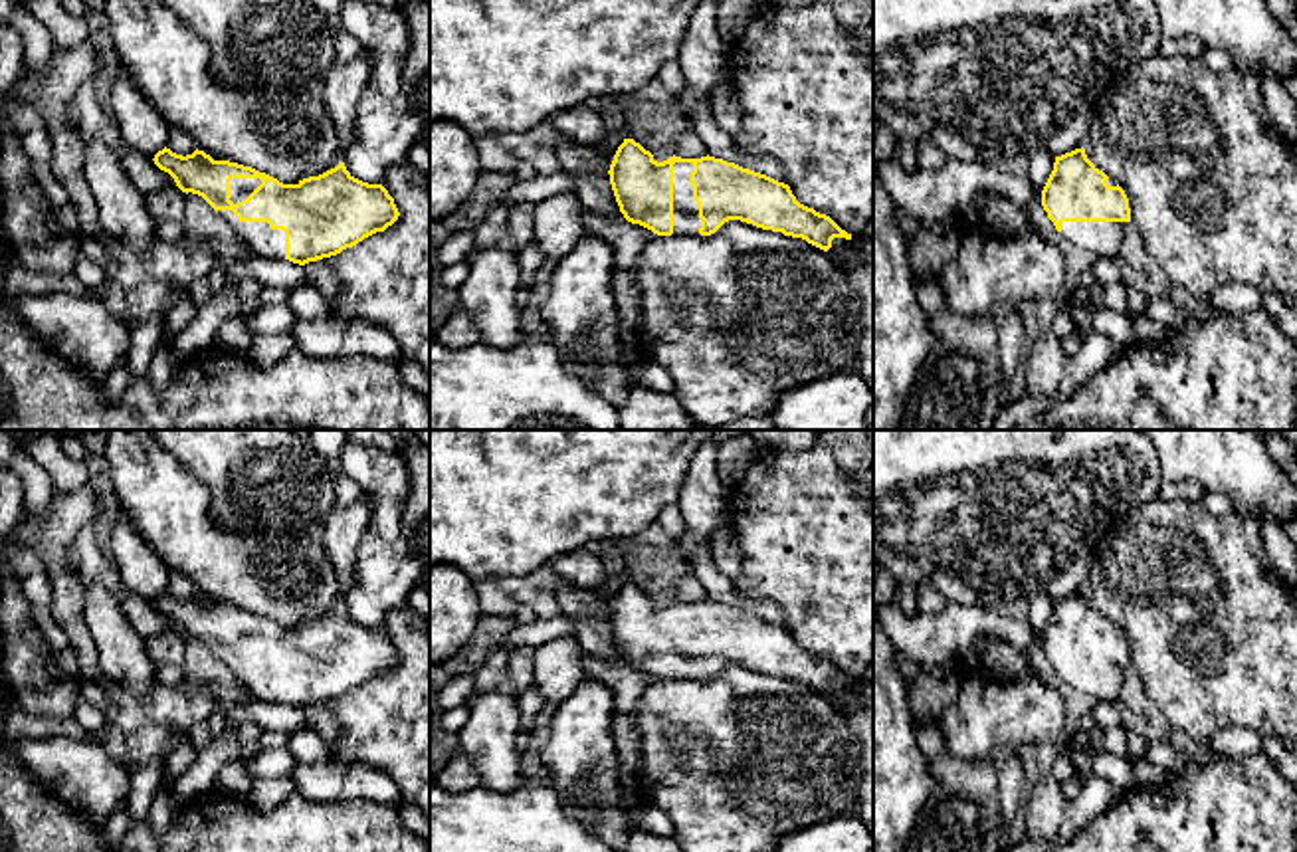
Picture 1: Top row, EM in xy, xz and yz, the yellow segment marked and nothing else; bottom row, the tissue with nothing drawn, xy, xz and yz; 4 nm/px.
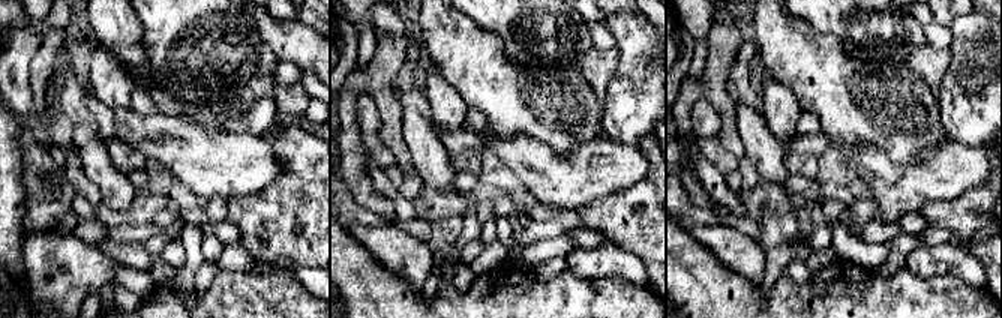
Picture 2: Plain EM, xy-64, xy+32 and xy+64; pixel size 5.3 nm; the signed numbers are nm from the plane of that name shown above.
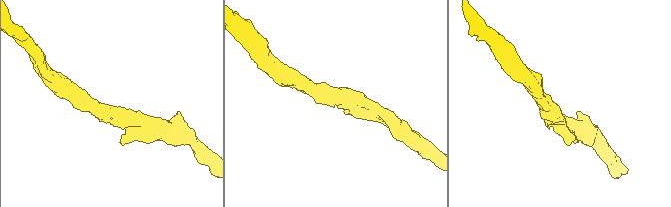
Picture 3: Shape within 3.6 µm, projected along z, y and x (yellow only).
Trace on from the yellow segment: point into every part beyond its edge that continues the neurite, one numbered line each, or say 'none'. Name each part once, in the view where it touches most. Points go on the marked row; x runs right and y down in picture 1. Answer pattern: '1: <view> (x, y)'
1: xz (686, 214)

